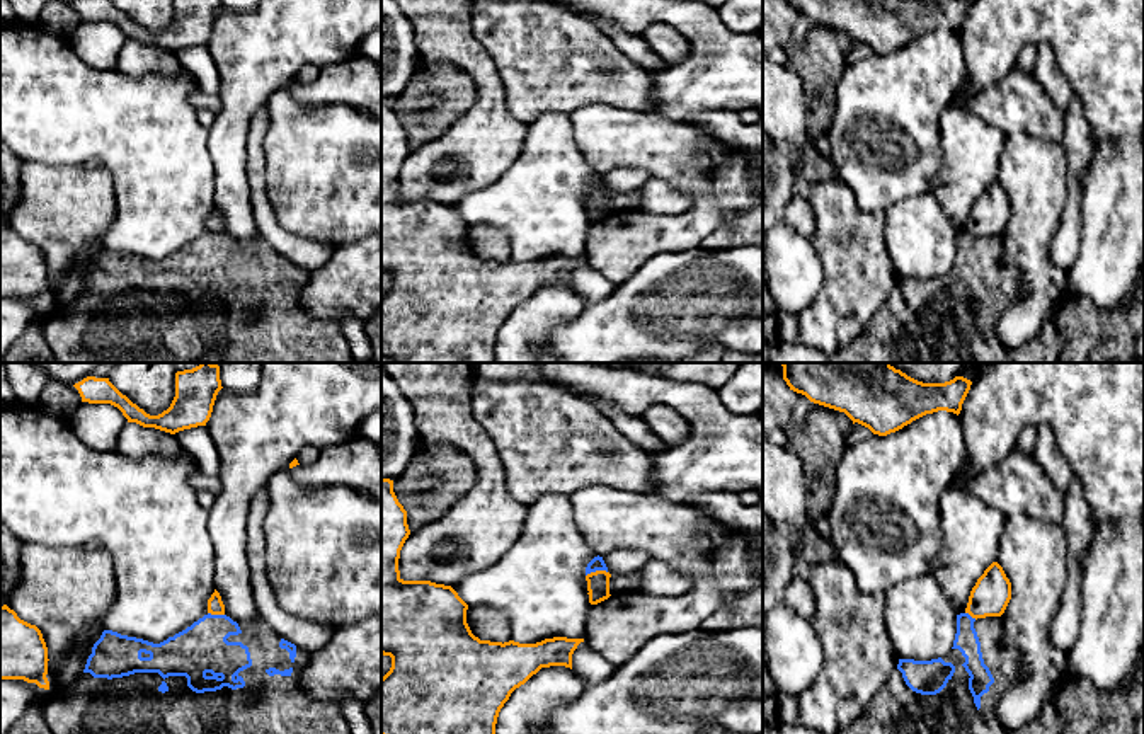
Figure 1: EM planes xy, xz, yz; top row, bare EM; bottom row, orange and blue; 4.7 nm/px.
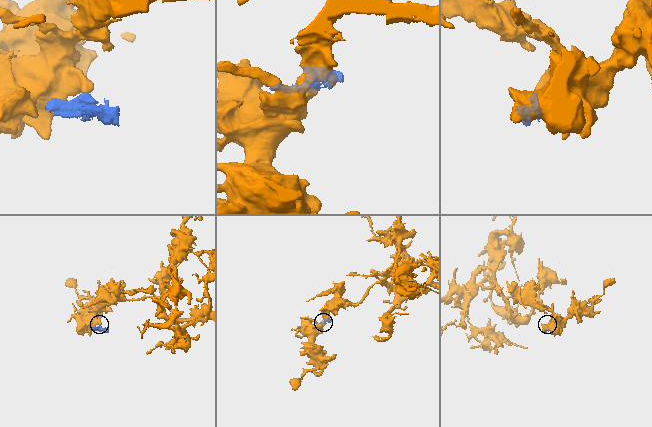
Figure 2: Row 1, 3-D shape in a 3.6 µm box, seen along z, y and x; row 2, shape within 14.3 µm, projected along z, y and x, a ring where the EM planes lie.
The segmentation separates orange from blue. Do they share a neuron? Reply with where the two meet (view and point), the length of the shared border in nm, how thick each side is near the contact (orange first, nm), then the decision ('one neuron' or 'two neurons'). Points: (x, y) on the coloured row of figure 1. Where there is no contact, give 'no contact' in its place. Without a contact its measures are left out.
xz (596, 571) | 110 nm | 110/60 nm | two neurons

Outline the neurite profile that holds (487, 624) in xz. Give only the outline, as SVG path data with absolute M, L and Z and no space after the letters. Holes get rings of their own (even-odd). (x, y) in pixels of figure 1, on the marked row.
M468 606L466 623L475 637L490 642L512 640L511 625L504 613L490 606Z

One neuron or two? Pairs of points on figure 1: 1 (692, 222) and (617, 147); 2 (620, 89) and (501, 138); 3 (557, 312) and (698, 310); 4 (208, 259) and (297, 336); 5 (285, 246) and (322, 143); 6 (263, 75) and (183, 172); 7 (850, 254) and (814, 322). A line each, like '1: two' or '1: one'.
1: one
2: two
3: two
4: one
5: two
6: two
7: one

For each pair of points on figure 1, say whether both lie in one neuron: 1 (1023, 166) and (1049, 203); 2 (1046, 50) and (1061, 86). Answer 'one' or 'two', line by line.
1: one
2: one

